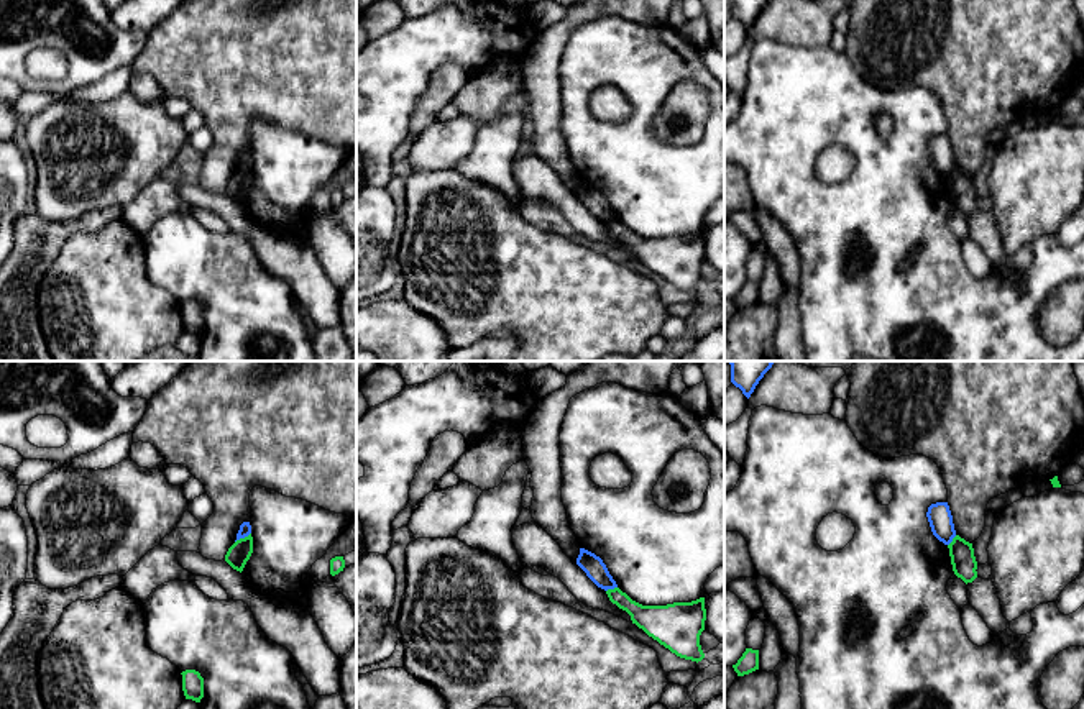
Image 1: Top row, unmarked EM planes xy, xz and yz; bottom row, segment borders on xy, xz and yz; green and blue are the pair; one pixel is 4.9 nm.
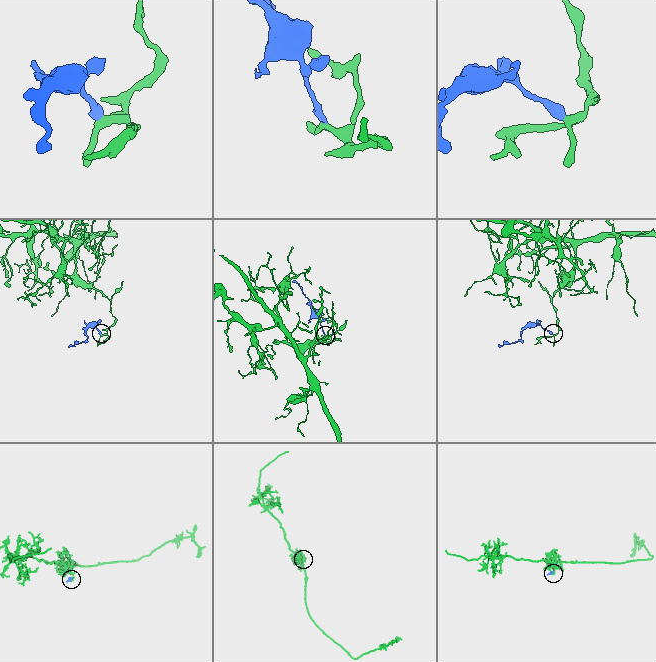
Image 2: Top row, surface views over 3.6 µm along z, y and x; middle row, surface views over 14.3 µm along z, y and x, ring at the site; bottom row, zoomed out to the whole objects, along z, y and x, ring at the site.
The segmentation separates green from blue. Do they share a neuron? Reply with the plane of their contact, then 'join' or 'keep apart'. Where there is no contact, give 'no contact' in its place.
xy | keep apart

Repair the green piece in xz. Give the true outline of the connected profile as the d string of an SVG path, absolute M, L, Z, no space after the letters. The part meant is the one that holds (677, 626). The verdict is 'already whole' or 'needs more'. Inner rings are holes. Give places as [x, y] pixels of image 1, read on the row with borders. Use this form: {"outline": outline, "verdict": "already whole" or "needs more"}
{"outline": "M619 588L606 591L609 601L631 615L632 624L680 658L701 661L700 635L705 630L705 597L667 606L642 606Z", "verdict": "already whole"}

